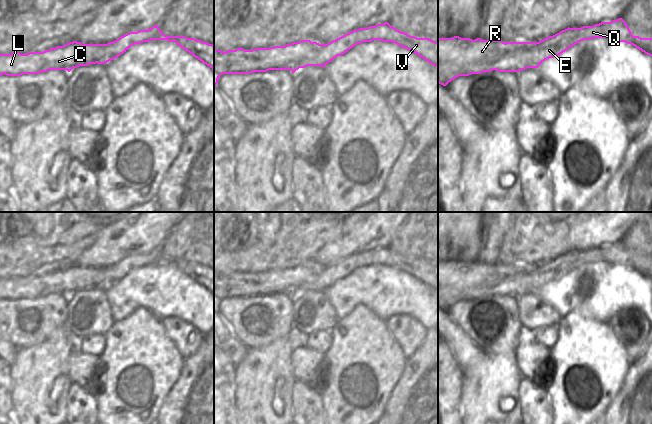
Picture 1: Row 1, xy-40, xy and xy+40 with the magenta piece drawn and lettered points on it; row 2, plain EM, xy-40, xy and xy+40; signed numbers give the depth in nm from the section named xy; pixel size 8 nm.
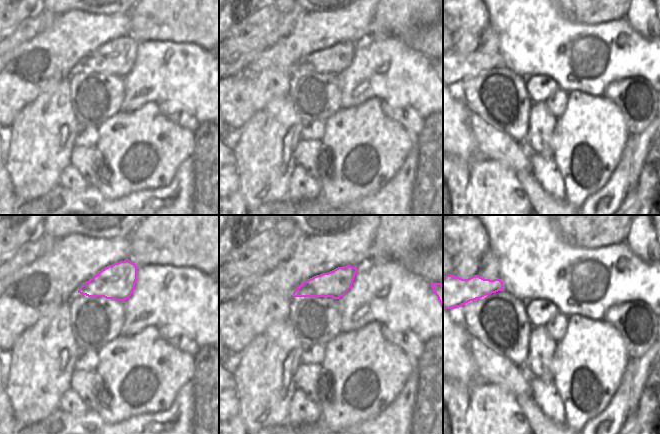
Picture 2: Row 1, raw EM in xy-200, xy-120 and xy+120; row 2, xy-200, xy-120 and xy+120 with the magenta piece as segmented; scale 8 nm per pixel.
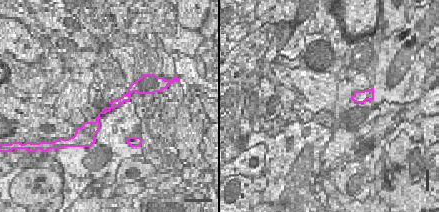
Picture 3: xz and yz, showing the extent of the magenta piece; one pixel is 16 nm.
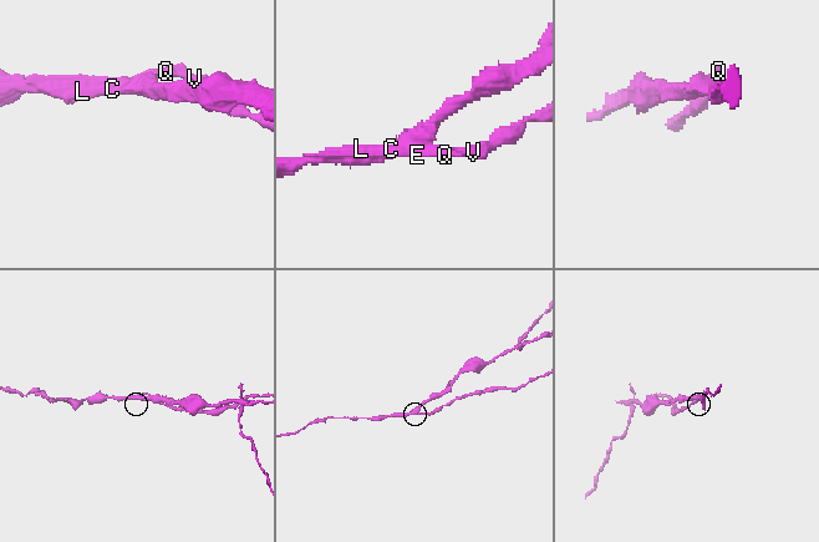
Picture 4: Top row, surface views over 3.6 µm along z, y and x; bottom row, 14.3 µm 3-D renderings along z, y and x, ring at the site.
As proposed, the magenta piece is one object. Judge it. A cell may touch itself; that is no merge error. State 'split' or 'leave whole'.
split

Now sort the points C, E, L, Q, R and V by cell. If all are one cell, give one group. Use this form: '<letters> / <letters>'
C L / E Q R V

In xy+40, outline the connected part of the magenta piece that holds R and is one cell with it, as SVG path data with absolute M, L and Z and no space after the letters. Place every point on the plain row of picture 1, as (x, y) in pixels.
M622 242L611 246L601 246L593 250L583 250L581 252L568 251L553 260L536 266L533 270L529 270L525 274L519 274L507 279L498 275L500 269L505 267L501 264L482 264L480 262L472 264L459 260L452 262L442 261L438 262L438 307L446 310L459 300L481 298L493 294L499 296L519 296L527 292L538 292L545 284L559 280L583 264L591 264L593 262L607 262L609 264L625 266L652 280L652 262L633 260L628 249Z

